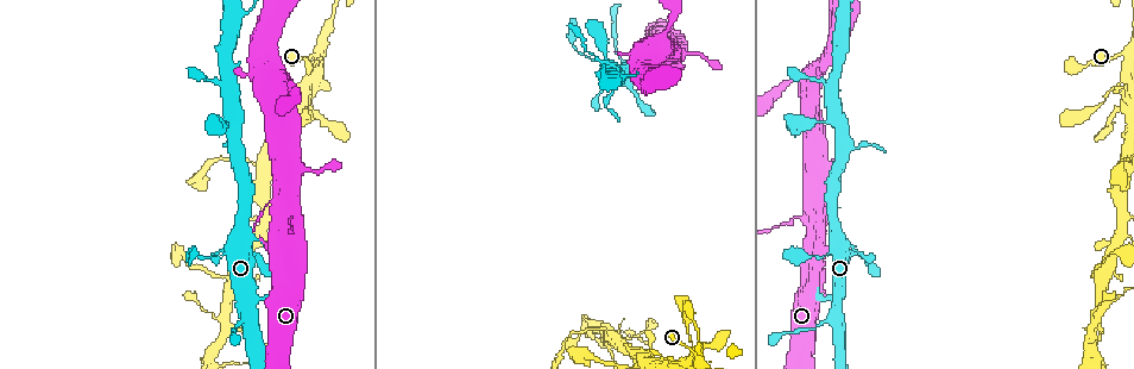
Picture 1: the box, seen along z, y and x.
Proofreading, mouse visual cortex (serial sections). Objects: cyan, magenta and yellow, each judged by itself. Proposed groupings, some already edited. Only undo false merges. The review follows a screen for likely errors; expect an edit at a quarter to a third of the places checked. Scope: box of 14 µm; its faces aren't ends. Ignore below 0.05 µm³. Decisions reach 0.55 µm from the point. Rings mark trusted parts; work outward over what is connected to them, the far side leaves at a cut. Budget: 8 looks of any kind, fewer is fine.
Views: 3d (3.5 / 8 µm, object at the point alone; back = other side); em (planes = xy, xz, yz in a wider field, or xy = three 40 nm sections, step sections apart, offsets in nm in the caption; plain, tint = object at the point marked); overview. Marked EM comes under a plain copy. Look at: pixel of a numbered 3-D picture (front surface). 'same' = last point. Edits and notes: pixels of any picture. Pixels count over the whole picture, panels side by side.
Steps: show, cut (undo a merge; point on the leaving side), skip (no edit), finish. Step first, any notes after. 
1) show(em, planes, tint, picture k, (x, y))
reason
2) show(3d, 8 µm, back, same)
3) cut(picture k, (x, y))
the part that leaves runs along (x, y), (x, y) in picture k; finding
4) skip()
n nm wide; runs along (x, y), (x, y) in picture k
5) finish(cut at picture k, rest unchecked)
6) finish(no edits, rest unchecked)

show(3d, 3.5 µm, picture 1, (825, 255))
sudden change in width

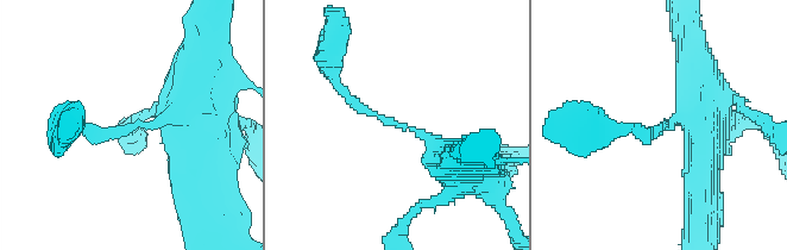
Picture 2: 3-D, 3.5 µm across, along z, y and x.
show(em, xy, step 1, tint, picture 2, (405, 126))
shape alone is not enough

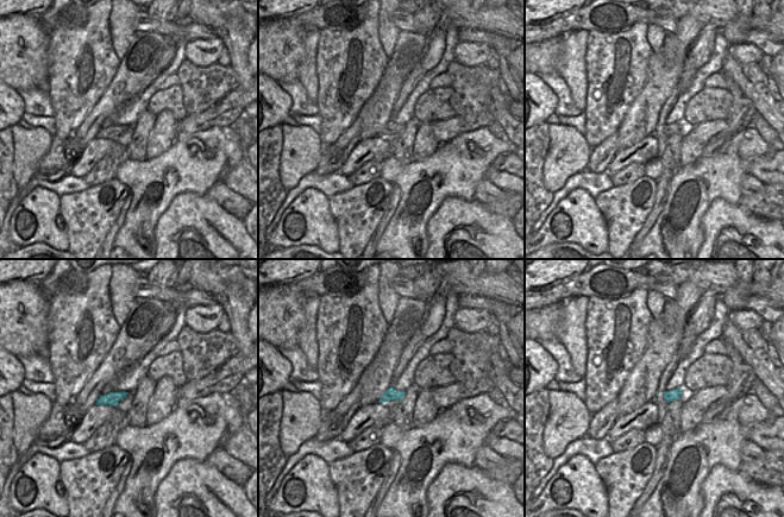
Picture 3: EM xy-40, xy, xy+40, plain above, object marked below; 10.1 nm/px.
show(em, xy, step 2, tint, same)
cut it another way

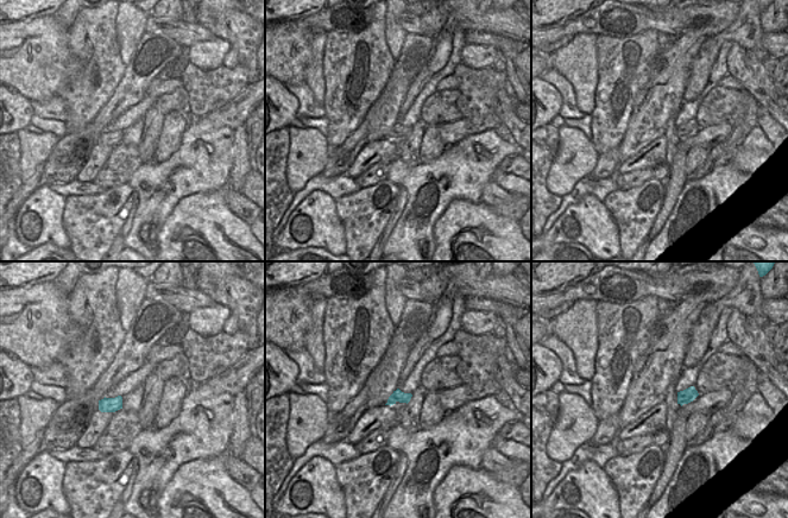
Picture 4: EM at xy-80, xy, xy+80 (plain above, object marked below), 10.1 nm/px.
skip()
runs along (461, 167), (341, 88) in picture 2; one cell here

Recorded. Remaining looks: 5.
show(em, planes, tint, picture 1, (249, 10))

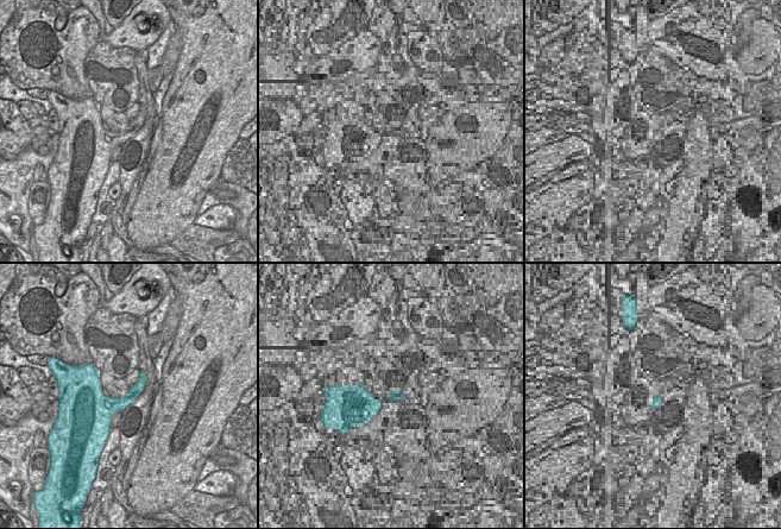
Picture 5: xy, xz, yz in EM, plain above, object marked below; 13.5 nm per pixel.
show(3d, 3.5 µm, same)
see where the arms go

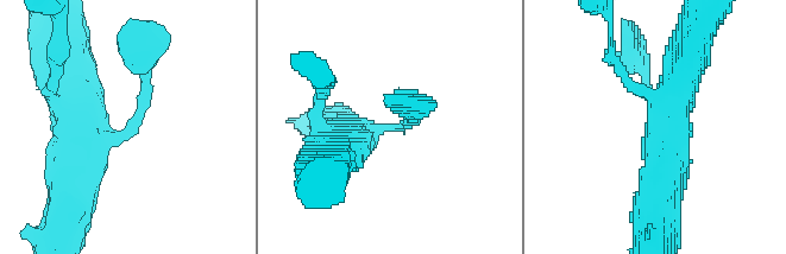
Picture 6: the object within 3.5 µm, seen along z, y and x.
skip()
arms of 150, 600, 600 nm; runs along (79, 182), (79, 152), (137, 119), (142, 80) in picture 6; one cell here

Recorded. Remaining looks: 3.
show(3d, 3.5 µm, picture 1, (315, 59))
abrupt turn

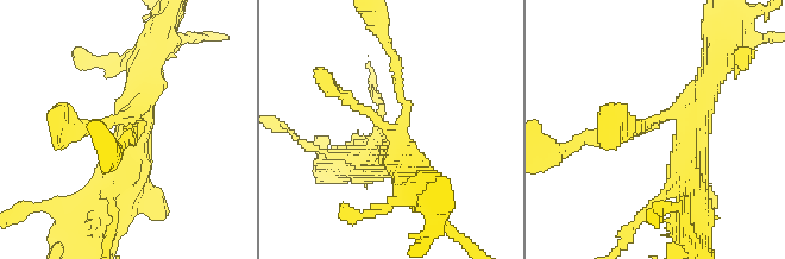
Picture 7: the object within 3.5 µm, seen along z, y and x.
show(em, xy, step 3, tint, picture 7, (659, 123))

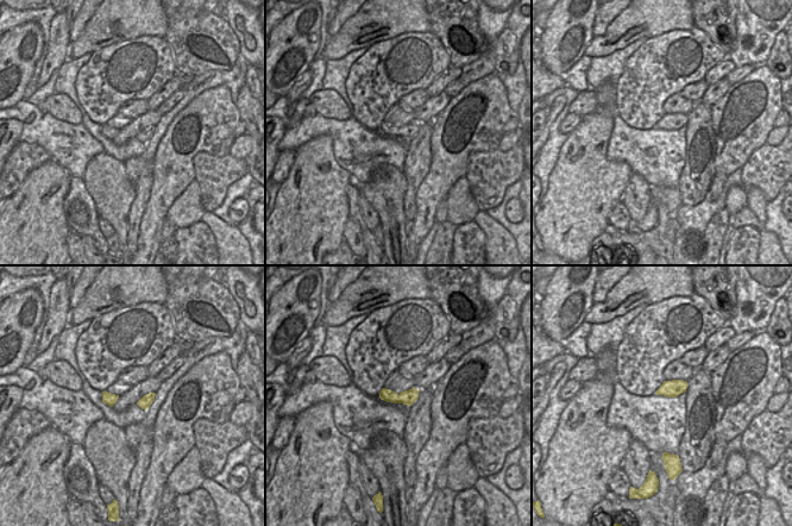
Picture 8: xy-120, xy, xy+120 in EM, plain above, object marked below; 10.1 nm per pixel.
skip()
runs along (332, 86), (394, 128), (404, 117), (394, 58) in picture 7; one cell here

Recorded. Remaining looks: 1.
finish(no edits, rest unchecked)

